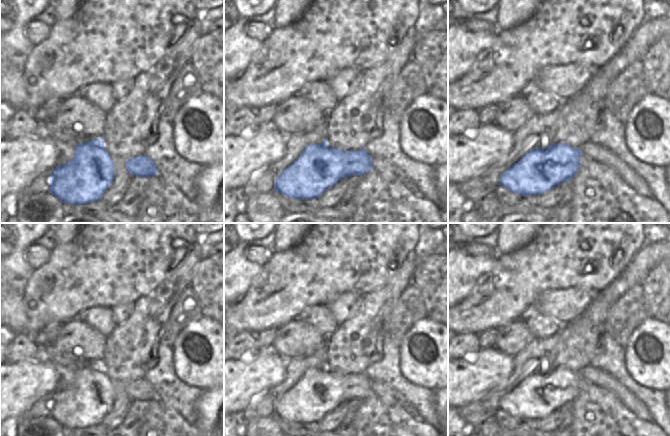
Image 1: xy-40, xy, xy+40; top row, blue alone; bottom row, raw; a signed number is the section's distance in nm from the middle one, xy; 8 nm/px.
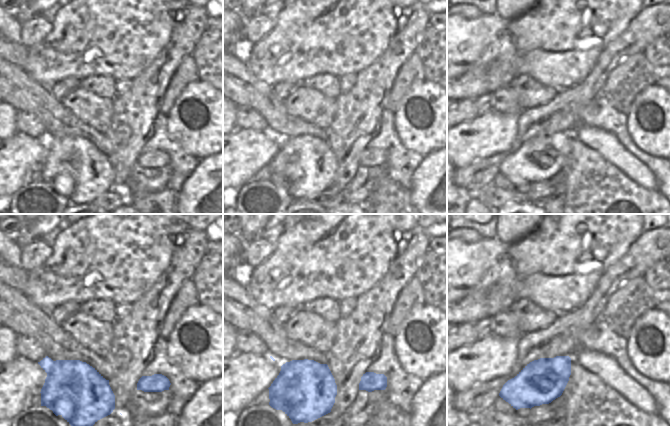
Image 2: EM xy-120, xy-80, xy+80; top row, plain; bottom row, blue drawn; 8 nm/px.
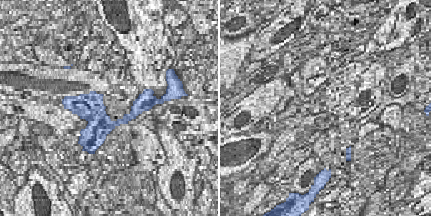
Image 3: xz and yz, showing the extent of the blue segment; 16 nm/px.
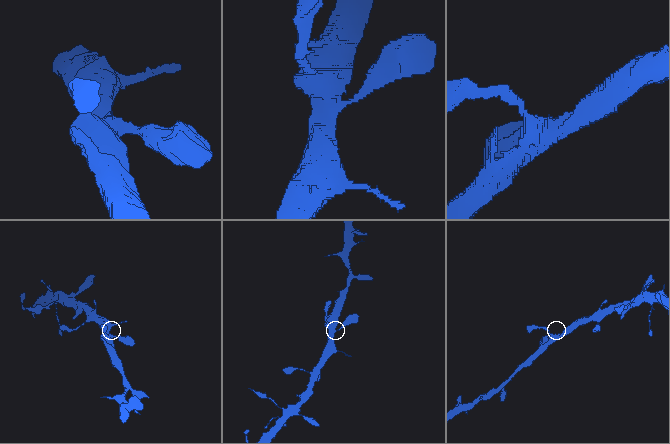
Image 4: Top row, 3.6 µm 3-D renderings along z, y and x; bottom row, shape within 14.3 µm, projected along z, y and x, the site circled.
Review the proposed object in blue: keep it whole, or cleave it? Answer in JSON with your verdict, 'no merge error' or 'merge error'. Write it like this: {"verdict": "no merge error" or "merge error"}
{"verdict": "no merge error"}

